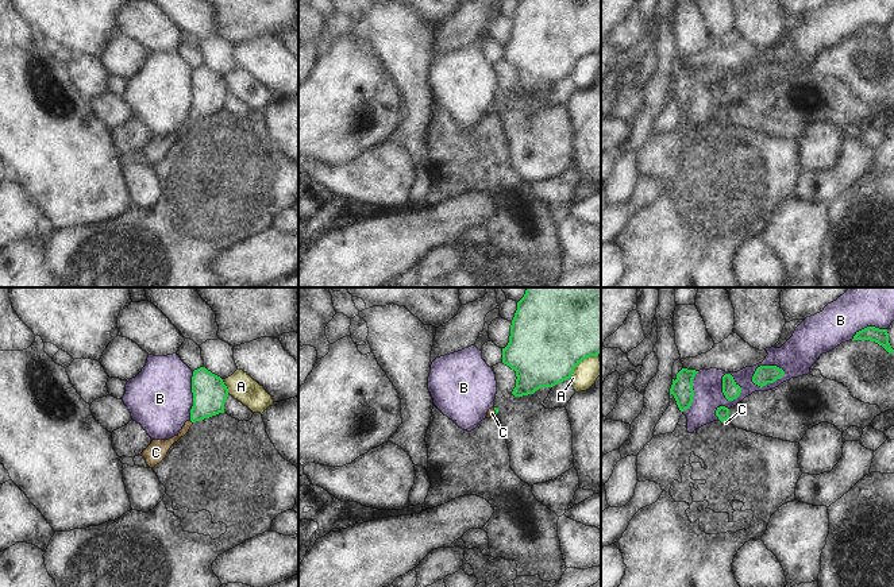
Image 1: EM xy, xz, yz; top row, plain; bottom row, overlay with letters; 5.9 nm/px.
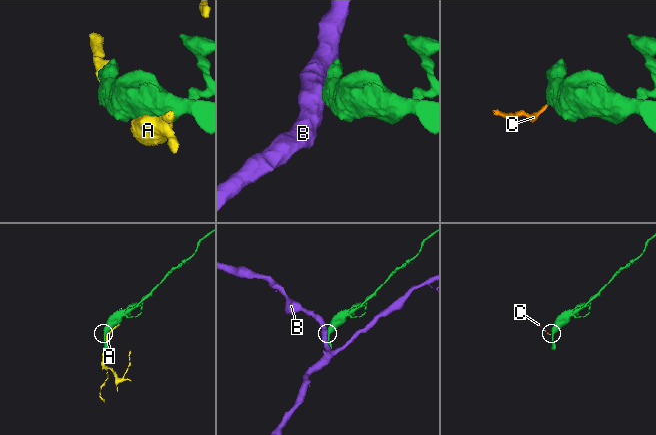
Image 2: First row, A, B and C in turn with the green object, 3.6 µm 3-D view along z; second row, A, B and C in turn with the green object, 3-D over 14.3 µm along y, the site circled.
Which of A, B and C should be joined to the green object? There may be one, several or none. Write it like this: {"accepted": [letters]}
{"accepted": ["C"]}

